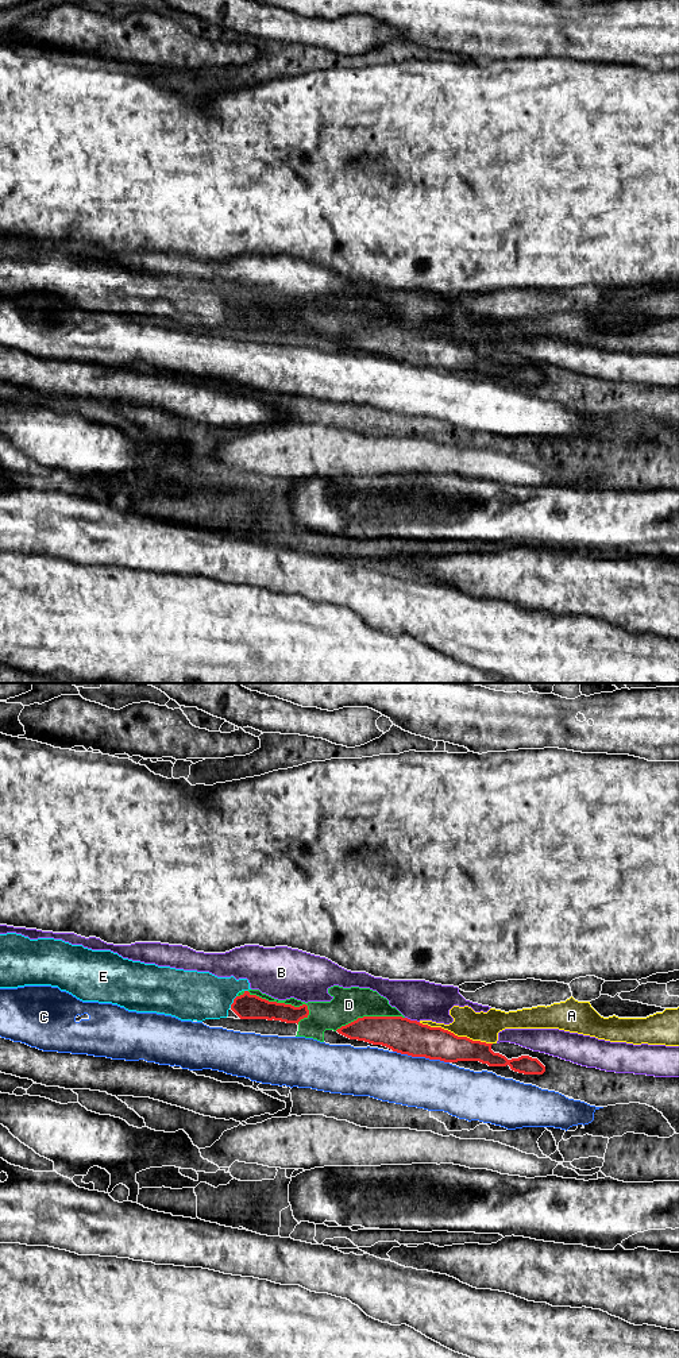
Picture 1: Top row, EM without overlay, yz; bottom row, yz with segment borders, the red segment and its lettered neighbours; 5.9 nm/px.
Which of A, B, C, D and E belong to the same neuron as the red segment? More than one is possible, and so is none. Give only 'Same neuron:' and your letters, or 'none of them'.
Same neuron: none of them

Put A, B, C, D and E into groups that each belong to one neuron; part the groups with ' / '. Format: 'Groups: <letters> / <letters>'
Groups: A D E / B / C

